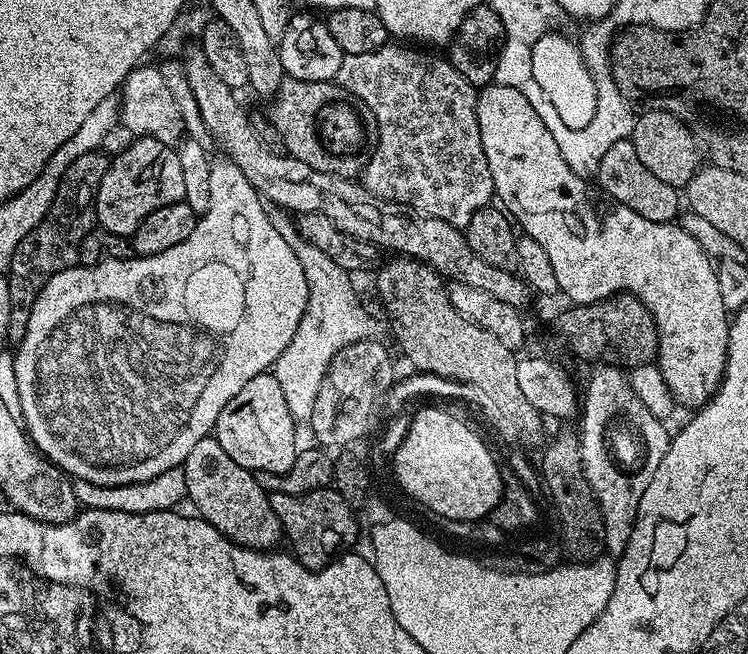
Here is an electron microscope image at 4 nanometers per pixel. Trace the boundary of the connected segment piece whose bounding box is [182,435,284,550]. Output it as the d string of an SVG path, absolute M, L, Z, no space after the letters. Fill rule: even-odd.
M215 435L202 438L194 450L186 454L182 465L185 474L187 499L192 500L195 511L214 530L218 530L226 538L243 548L272 550L276 543L284 540L284 527L278 522L278 514L268 501L269 493L264 492L256 483L253 473L247 468L238 466L226 450L216 441Z

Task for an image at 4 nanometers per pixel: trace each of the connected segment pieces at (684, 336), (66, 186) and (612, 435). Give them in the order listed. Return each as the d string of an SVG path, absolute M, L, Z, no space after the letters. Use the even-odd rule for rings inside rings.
M495 82L483 85L476 97L476 113L495 199L519 225L523 235L536 239L538 245L546 250L559 291L565 292L573 305L593 304L607 296L615 296L617 292L637 296L652 311L658 330L654 364L665 379L675 403L687 410L701 408L720 389L724 368L728 365L730 314L722 306L712 257L698 246L698 242L694 242L694 238L690 238L690 234L686 234L679 223L650 222L650 218L642 218L642 214L634 214L634 210L614 203L612 197L595 183L574 174L574 170L566 166L566 158L562 158L549 125L538 118L538 110L530 106L522 90Z
M104 150L87 152L74 158L74 162L66 166L62 182L58 182L58 190L54 194L54 202L50 202L50 210L46 210L46 218L42 218L40 225L30 230L22 242L18 242L18 250L11 252L12 269L6 272L13 302L9 316L9 341L18 342L26 334L30 310L42 286L46 286L54 274L80 264L82 238L86 238L96 224L96 195L109 163L109 153L104 153Z
M604 364L597 368L600 369L591 376L586 394L582 396L580 453L584 473L603 516L603 545L613 553L611 555L619 556L635 524L636 504L665 457L670 432L665 428L667 425L644 406L619 367Z

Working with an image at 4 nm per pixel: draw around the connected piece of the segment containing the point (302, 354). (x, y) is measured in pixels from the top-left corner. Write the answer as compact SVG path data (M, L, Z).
M273 211L271 217L278 234L282 234L294 254L298 254L302 274L306 274L308 283L308 305L302 314L302 322L294 338L290 338L290 346L286 346L284 353L276 360L274 375L282 386L282 394L286 397L286 406L290 406L292 417L298 422L308 422L312 419L318 390L332 360L346 346L357 344L359 340L373 339L377 335L376 320L360 305L356 288L352 285L353 277L346 269L338 266L338 262L330 262L322 250L304 241L296 231L295 223L283 211Z

